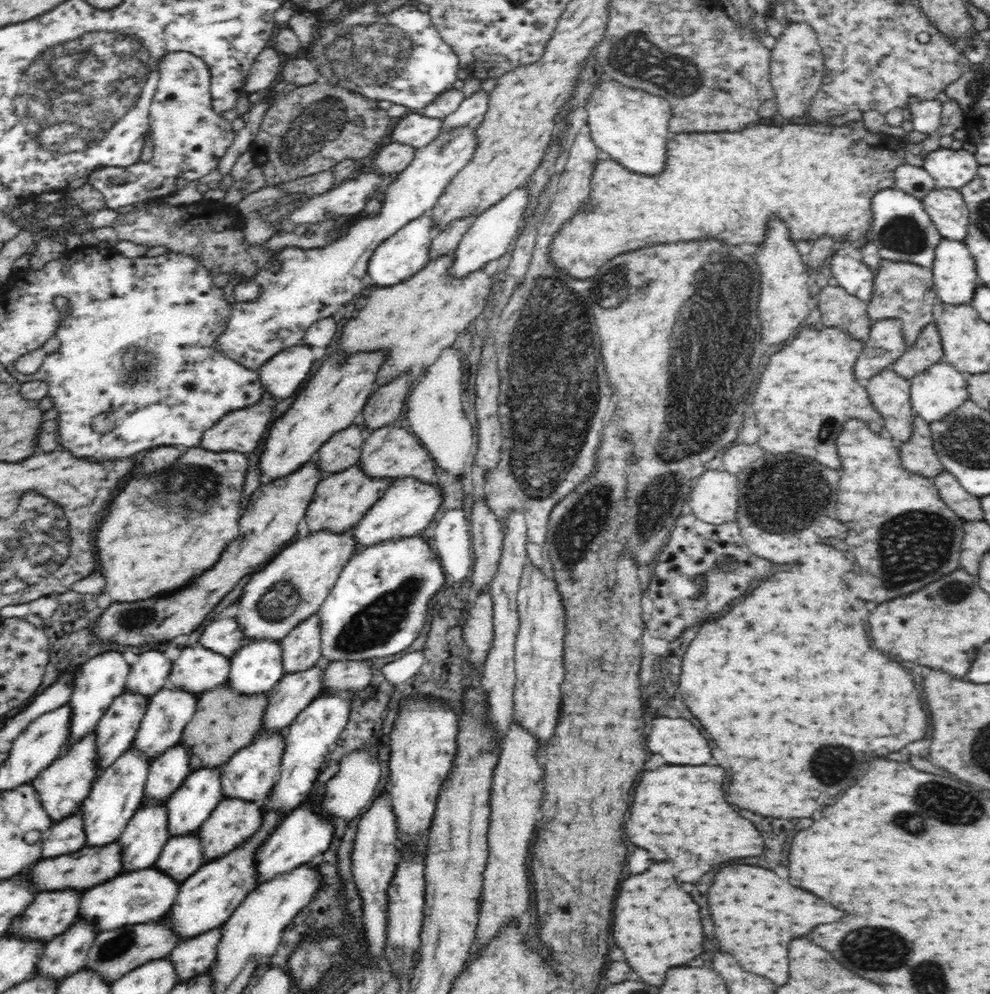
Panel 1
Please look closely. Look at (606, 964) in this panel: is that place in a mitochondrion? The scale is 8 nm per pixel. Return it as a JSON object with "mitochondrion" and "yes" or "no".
{"mitochondrion":"no"}

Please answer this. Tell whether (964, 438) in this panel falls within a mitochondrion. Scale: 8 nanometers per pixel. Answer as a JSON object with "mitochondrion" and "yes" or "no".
{"mitochondrion":"yes"}

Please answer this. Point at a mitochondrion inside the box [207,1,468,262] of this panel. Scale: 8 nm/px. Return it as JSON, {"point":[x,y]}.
{"point":[377,55]}

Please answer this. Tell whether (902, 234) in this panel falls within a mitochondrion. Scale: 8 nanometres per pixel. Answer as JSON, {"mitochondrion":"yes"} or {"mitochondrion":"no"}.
{"mitochondrion":"yes"}

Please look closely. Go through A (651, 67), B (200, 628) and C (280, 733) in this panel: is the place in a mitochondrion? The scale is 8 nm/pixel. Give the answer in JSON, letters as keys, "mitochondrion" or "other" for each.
{"A":"mitochondrion","B":"other","C":"other"}

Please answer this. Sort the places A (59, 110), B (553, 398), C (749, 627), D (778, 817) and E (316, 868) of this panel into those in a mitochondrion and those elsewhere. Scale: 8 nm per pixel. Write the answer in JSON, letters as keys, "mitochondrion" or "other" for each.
{"A":"mitochondrion","B":"mitochondrion","C":"mitochondrion","D":"other","E":"other"}

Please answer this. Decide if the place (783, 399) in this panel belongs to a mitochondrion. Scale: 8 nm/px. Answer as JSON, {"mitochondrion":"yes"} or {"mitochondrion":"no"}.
{"mitochondrion":"no"}

